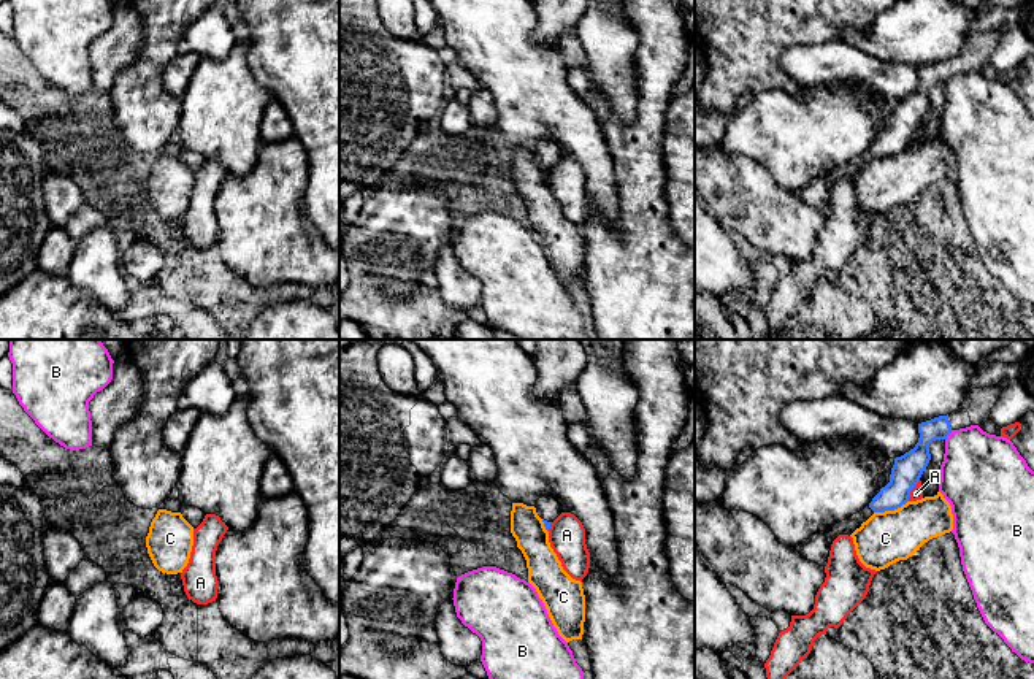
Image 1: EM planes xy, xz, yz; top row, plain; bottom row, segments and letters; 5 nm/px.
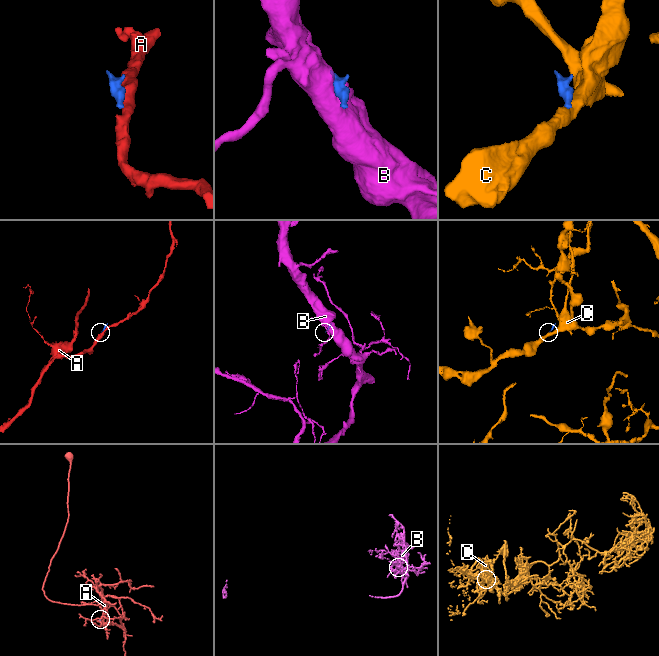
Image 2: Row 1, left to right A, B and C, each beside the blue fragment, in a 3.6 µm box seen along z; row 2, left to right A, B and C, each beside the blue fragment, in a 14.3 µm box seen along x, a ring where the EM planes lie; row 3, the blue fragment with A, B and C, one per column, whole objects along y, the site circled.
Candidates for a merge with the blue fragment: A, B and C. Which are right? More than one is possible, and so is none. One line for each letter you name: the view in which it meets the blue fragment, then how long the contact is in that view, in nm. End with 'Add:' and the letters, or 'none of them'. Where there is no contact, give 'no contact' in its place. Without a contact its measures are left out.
Add: none of them

